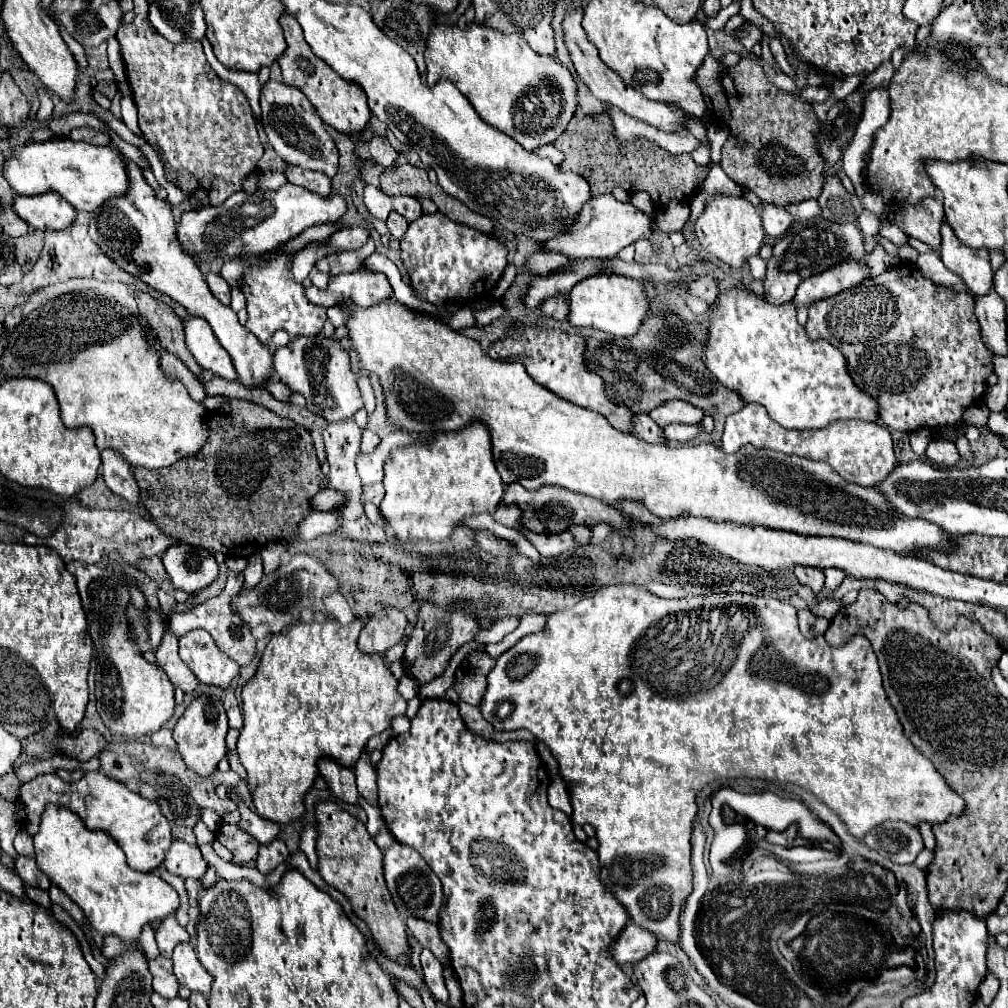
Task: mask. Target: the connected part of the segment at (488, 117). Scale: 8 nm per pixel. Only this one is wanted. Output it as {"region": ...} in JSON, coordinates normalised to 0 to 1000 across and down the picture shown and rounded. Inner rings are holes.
{"region":[[[469,23],[463,29],[432,25],[424,39],[424,84],[430,86],[434,80],[447,80],[469,104],[473,114],[487,126],[513,138],[521,150],[531,150],[543,142],[549,142],[563,126],[566,114],[572,110],[572,86],[566,72],[555,64],[549,57],[537,57],[515,39],[515,35],[499,35],[487,27]]]}

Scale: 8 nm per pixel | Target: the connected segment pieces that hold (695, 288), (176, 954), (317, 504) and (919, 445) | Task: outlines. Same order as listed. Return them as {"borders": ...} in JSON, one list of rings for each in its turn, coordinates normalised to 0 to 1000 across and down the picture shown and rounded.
{"borders":[[[[691,275],[684,281],[684,289],[703,303],[707,303],[707,299],[711,297],[711,281],[707,279],[707,275]]],[[[178,938],[172,943],[172,965],[178,977],[186,979],[189,985],[207,987],[209,985],[209,967],[197,955],[191,938]]],[[[318,485],[316,491],[313,491],[309,495],[309,503],[311,507],[330,507],[332,503],[336,503],[340,499],[338,489],[332,489],[330,485]]],[[[916,425],[902,431],[904,444],[913,453],[918,453],[919,444],[926,436],[926,431],[923,429],[922,426]]]]}

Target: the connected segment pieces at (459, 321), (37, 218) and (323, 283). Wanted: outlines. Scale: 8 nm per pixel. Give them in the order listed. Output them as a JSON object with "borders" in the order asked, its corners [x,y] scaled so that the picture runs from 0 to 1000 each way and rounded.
{"borders":[[[[461,303],[461,305],[457,305],[449,314],[443,314],[441,316],[451,328],[455,328],[455,326],[459,326],[459,324],[465,324],[465,322],[471,322],[471,316],[469,316],[469,309]]],[[[55,191],[37,195],[15,195],[13,207],[21,217],[29,221],[29,225],[41,229],[64,229],[76,215],[74,207]]],[[[311,265],[309,271],[307,271],[307,277],[309,277],[309,281],[311,281],[313,285],[324,287],[324,285],[326,285],[326,279],[328,279],[328,271],[322,271],[322,269],[316,269],[314,265]]]]}

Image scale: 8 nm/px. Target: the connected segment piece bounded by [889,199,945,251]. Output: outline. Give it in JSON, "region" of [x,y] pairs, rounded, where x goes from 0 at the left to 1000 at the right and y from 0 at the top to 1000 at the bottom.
{"region":[[[918,197],[912,205],[894,205],[884,209],[882,217],[892,223],[900,233],[920,241],[926,249],[934,245],[932,225],[938,217],[936,201],[930,197]]]}

